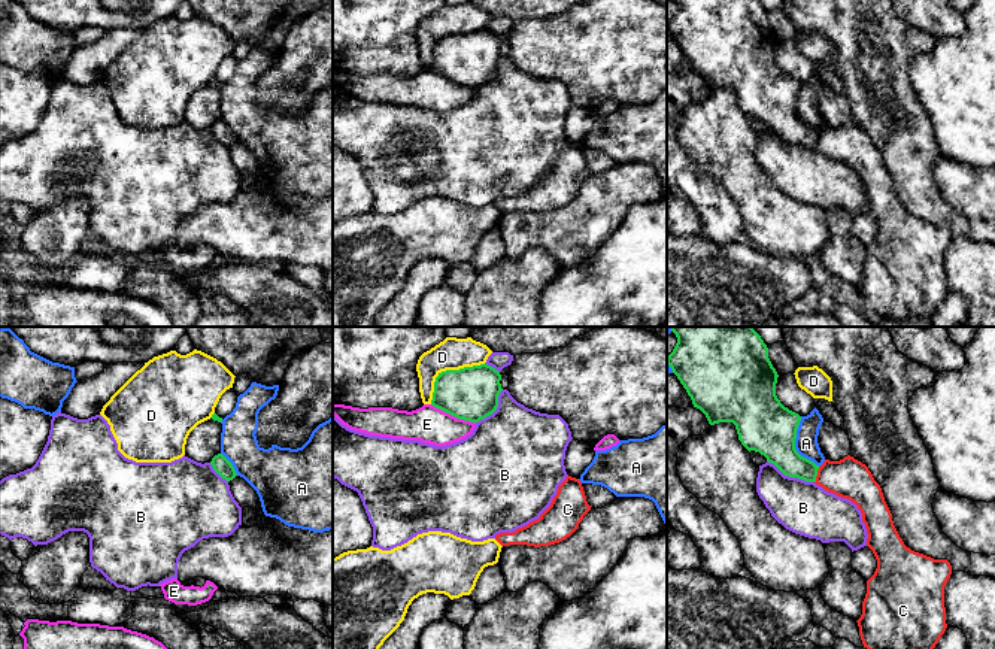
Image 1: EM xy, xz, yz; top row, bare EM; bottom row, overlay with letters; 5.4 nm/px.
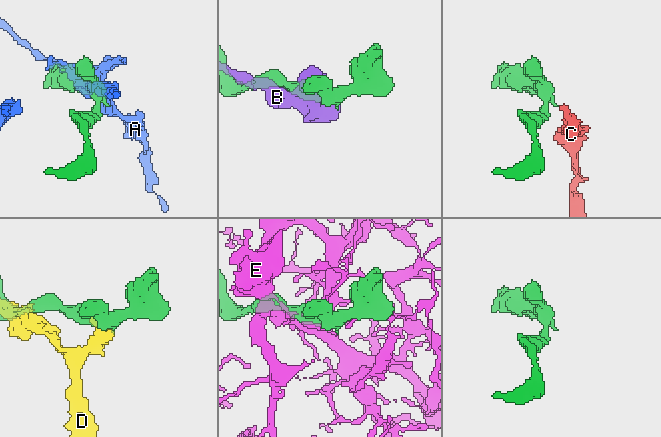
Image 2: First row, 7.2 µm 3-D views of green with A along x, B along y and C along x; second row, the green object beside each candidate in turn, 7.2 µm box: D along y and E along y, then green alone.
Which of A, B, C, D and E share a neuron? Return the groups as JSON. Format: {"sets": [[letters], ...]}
{"sets": [["A"], ["B"], ["C"], ["D"], ["E"]]}

